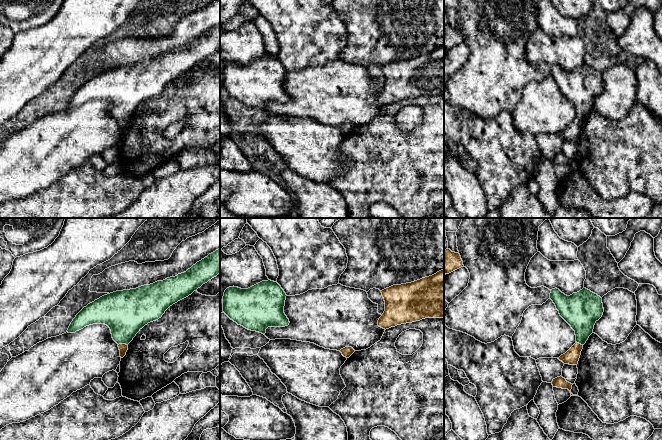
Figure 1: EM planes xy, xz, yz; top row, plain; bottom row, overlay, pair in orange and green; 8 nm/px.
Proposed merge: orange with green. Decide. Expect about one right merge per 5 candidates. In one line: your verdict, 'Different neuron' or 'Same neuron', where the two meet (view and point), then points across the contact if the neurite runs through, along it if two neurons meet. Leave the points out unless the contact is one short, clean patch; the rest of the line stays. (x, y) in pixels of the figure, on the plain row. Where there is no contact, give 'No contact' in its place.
Different neuron. Touches orange at xy (122, 120). Boundary: xy (127, 120), (118, 121)

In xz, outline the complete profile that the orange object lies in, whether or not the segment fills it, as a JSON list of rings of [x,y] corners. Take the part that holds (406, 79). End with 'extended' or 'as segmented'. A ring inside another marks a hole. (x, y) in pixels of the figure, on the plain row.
[[[444,45],[420,56],[381,67],[385,87],[378,102],[389,105],[425,94],[444,94]]]; as segmented

